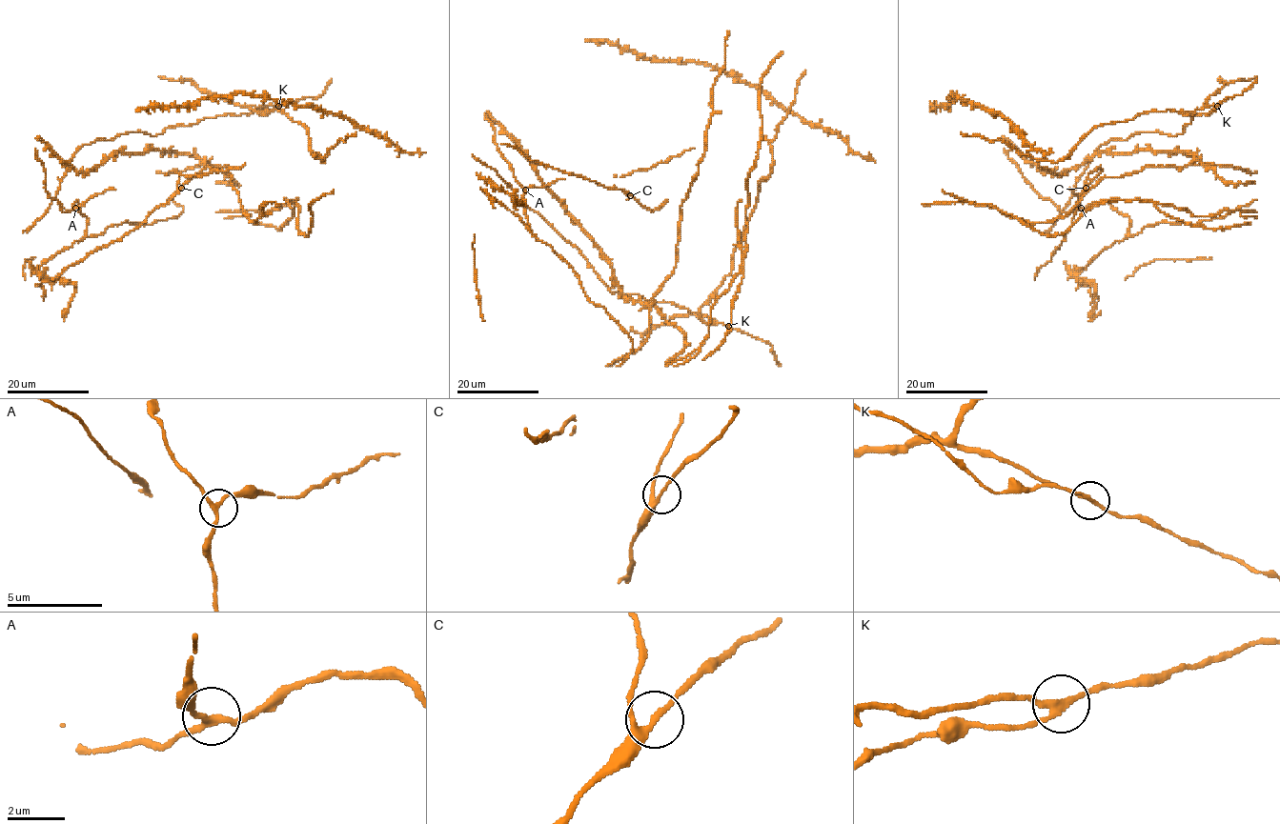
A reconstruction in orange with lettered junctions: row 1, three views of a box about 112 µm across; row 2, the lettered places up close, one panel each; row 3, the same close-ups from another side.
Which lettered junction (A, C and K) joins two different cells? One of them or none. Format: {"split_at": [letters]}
{"split_at": ["K"]}

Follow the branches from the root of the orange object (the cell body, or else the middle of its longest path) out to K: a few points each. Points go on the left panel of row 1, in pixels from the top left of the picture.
K: (61, 180), (72, 155), (98, 138), (130, 132), (156, 135), (205, 118), (278, 106)

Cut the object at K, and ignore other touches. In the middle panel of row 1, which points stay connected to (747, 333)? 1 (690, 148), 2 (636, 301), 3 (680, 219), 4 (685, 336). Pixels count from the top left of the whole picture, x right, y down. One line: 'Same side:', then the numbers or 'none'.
Same side: 1, 2, 4

